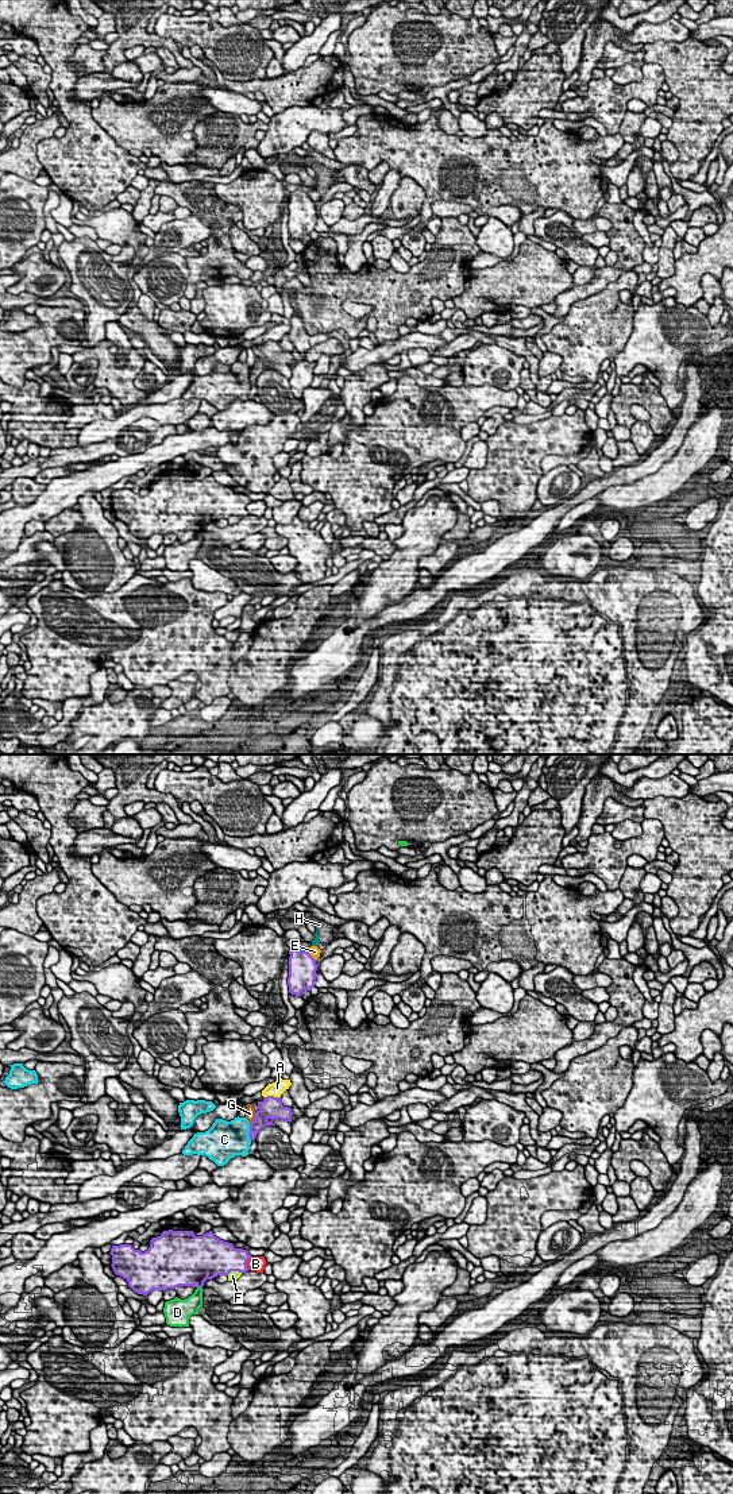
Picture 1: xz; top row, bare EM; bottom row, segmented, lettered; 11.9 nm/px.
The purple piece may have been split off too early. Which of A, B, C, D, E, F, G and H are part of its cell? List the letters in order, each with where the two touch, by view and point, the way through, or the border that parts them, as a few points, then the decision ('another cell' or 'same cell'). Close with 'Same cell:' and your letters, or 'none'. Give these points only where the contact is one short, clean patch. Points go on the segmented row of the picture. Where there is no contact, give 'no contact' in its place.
A: xz (272, 1096) | another cell
B: xz (246, 1263) | another cell
C: xz (250, 1132) | another cell
D: xz (200, 1286) | another cell
E: xz (311, 956) | another cell
F: xz (234, 1270) | another cell
G: xz (254, 1119) | another cell
H: xz (301, 952) | across xz (303, 966), (301, 952), (301, 949) | same cell
Same cell: H

